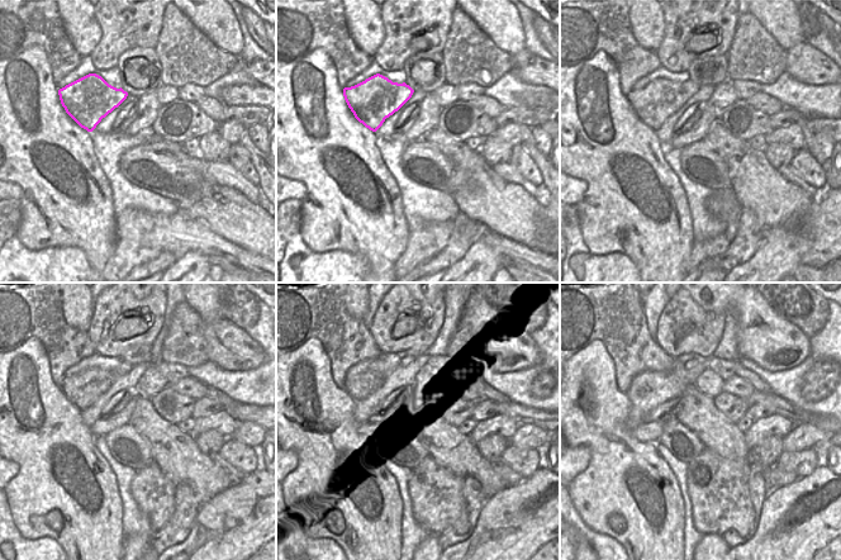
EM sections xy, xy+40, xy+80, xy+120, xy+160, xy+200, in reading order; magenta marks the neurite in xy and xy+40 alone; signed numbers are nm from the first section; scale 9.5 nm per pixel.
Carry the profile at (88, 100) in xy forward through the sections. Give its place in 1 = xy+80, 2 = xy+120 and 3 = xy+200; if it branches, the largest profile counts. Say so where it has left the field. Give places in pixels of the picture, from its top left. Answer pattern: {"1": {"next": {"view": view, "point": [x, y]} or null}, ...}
{"1": {"next": {"view": "xy+80", "point": [659, 99]}}, "2": {"next": {"view": "xy+120", "point": [82, 389]}}, "3": {"next": {"view": "xy+200", "point": [690, 364]}}}

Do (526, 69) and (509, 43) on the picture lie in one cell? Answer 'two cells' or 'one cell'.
two cells

